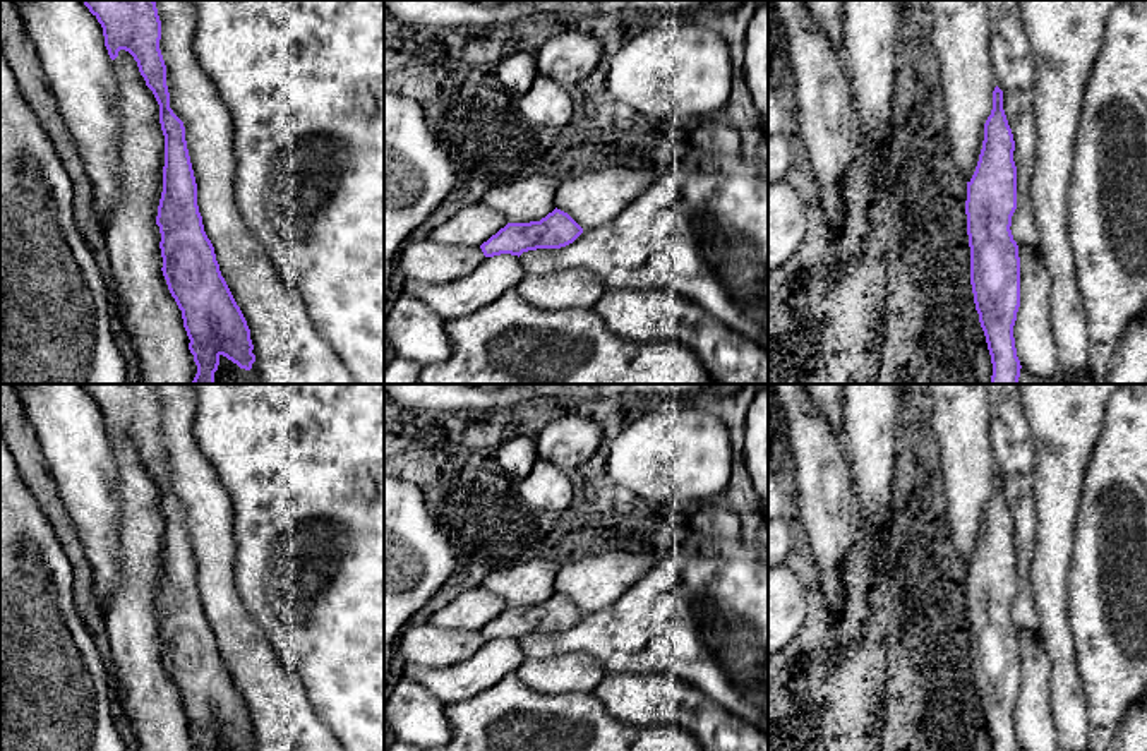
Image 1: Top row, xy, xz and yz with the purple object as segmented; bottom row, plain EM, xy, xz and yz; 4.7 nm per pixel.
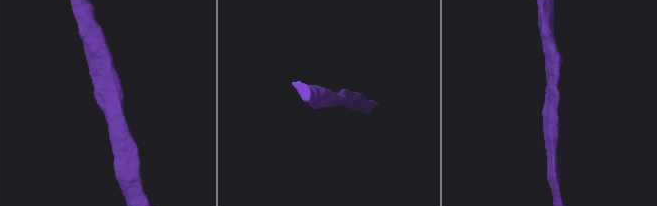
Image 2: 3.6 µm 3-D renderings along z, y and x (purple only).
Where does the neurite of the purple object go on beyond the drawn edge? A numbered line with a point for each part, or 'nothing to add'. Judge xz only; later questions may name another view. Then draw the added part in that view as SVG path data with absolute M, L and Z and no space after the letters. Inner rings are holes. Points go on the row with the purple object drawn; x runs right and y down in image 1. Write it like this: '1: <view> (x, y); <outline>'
nothing to add

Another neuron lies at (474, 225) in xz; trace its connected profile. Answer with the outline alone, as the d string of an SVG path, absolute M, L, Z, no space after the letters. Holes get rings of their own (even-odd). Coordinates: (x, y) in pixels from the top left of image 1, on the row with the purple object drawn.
M485 202L458 211L437 226L429 238L439 245L480 247L507 225L507 219Z

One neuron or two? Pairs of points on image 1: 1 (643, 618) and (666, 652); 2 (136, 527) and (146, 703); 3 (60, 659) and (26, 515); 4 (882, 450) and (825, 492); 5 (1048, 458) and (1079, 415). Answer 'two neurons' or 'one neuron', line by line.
1: one neuron
2: one neuron
3: one neuron
4: two neurons
5: one neuron

